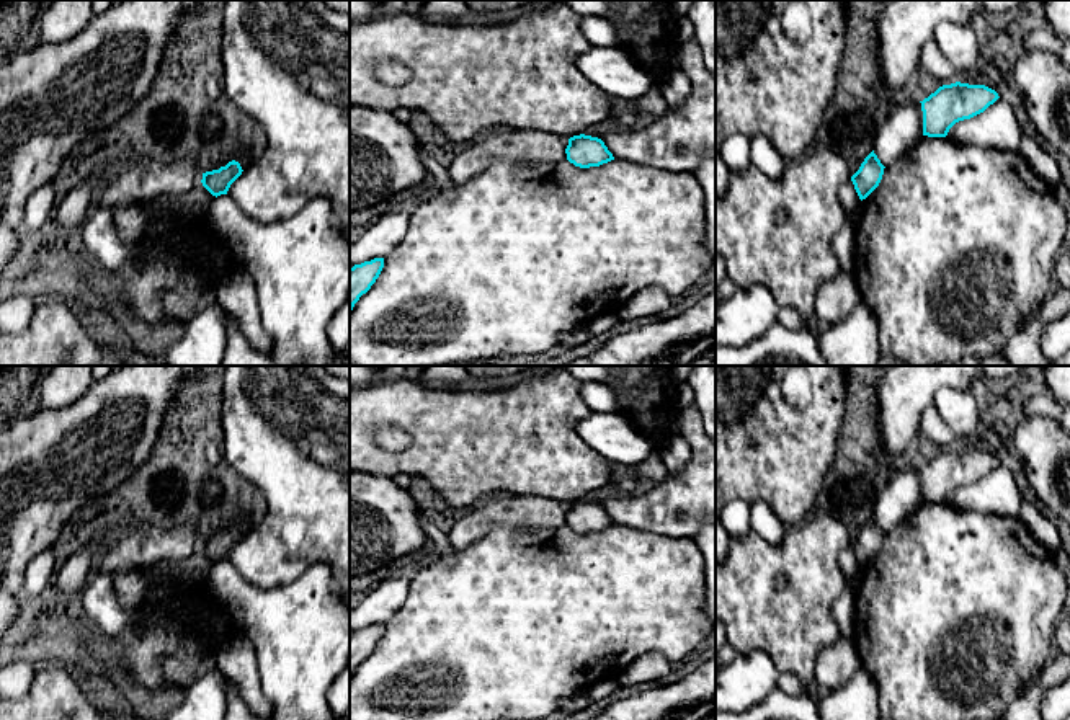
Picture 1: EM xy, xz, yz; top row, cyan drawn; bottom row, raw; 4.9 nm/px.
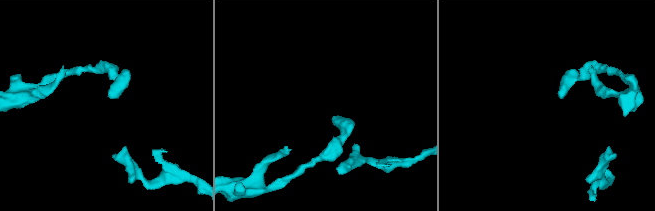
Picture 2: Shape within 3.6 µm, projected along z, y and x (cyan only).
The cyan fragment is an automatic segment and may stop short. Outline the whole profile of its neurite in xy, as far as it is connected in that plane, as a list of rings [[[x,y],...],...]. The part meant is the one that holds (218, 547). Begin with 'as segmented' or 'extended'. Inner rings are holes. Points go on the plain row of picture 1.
as segmented; [[[232,526],[219,536],[203,539],[203,552],[212,560],[227,560],[230,550],[242,540],[242,532],[239,527]]]

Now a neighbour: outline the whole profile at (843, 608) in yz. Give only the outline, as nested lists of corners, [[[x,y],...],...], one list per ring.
[[[849,588],[836,598],[831,612],[836,620],[838,635],[851,638],[854,624],[854,593]]]

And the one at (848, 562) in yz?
[[[851,545],[840,552],[838,562],[846,581],[851,581],[851,578],[861,570]]]

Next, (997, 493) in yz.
[[[998,464],[983,478],[956,488],[947,503],[967,511],[1019,516],[1021,495],[1011,472]]]

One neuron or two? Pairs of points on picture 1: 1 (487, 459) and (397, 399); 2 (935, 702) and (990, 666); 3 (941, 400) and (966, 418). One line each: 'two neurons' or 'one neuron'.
1: one neuron
2: one neuron
3: one neuron

